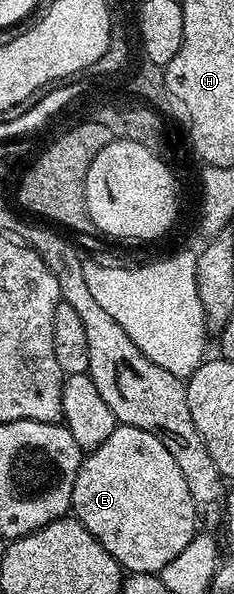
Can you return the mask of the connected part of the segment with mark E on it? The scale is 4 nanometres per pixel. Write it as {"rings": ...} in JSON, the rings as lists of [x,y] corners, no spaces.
{"rings":[[[122,425],[115,426],[96,451],[84,454],[77,481],[73,481],[71,511],[127,573],[156,574],[158,568],[169,565],[197,534],[193,496],[180,466],[173,461],[173,454],[152,433]]]}

